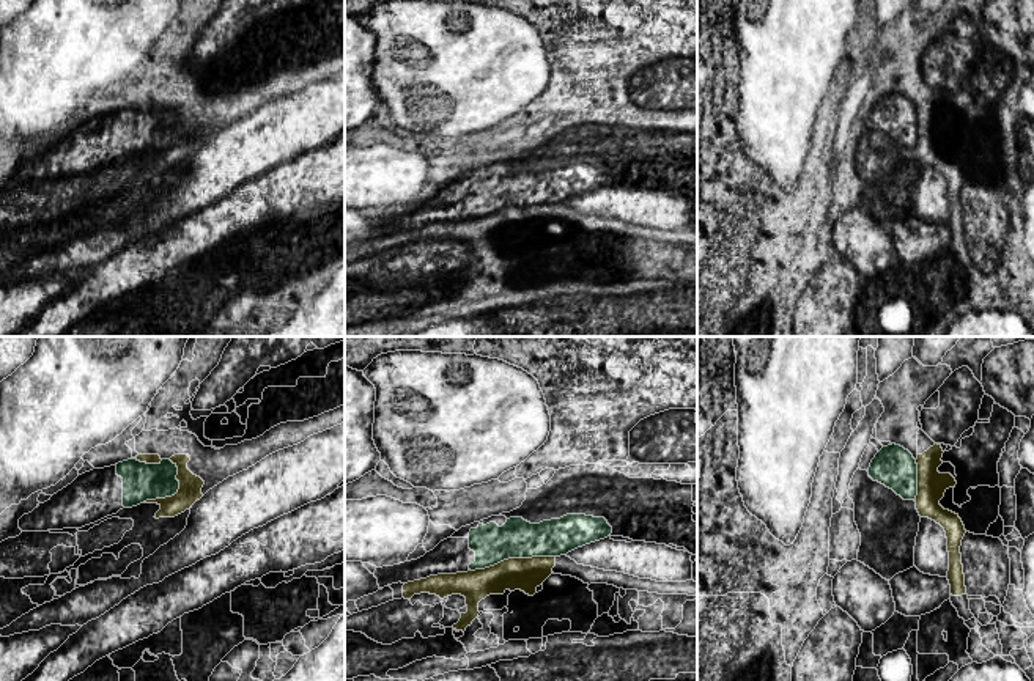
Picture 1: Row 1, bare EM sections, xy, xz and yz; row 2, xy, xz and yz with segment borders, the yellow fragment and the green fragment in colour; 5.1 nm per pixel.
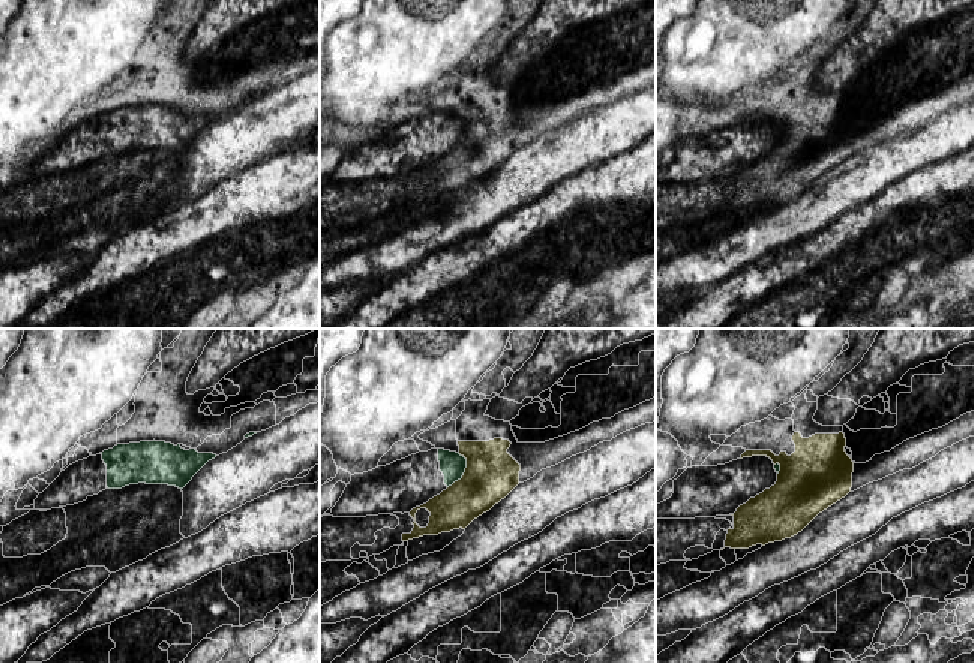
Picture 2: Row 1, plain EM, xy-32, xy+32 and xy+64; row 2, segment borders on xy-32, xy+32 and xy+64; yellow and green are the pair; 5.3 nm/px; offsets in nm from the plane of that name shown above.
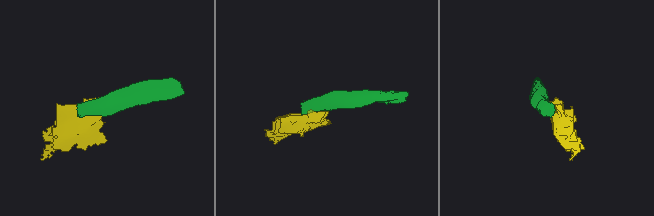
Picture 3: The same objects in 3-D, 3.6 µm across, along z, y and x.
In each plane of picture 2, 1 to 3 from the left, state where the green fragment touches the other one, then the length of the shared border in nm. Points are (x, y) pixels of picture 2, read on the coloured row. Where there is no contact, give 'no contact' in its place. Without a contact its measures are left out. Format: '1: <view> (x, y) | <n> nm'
1: no contact
2: xy+32 (465, 471) | 220 nm
3: xy+64 (781, 468) | 70 nm

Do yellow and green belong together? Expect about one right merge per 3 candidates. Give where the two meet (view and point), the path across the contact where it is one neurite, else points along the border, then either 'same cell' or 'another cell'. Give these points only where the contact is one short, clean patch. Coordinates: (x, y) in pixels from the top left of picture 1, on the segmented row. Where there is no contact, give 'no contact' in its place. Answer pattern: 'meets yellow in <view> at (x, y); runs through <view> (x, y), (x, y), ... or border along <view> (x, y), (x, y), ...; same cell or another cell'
meets yellow in xz at (512, 559); border along xz (554, 555), (509, 557), (471, 571); another cell

